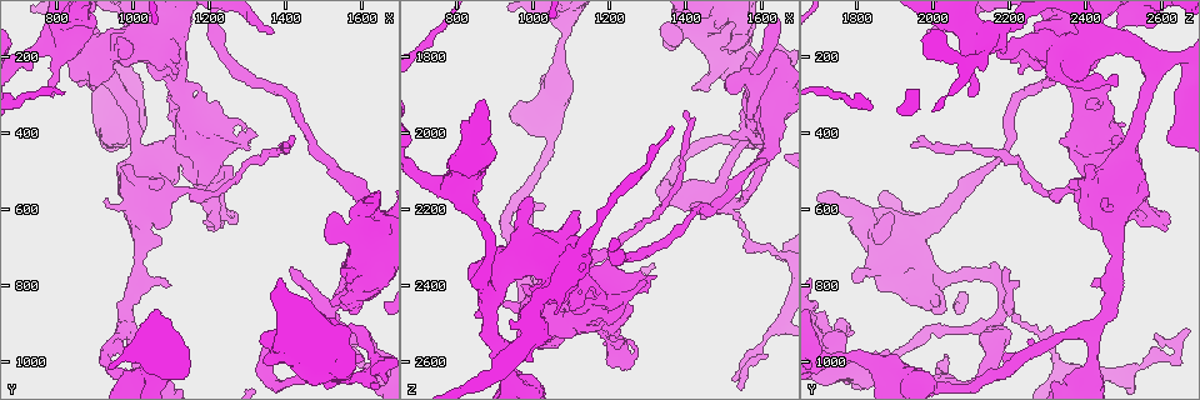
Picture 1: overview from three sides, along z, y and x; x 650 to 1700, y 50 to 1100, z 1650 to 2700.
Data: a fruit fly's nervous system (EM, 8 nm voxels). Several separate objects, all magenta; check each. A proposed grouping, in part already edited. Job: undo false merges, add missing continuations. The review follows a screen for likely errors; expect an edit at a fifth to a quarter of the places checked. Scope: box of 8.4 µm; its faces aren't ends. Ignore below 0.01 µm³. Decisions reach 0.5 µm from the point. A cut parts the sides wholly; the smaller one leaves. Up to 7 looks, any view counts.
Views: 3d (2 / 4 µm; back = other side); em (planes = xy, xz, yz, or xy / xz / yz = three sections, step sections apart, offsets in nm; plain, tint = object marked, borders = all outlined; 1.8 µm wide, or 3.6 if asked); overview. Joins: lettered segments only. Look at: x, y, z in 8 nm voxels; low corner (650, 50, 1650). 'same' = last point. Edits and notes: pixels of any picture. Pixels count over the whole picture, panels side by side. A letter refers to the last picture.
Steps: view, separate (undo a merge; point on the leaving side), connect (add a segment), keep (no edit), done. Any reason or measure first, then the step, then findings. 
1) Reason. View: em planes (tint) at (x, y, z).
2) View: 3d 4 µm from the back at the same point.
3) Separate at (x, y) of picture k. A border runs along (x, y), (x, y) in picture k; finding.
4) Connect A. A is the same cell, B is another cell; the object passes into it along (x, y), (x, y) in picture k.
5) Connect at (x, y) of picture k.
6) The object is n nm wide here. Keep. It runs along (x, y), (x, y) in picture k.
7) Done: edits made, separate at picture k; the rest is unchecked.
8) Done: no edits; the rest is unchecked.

Sudden change in width. View: 3d 4 µm at (1375, 990, 1735).

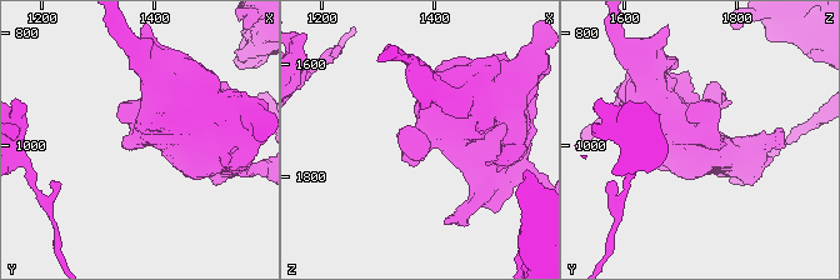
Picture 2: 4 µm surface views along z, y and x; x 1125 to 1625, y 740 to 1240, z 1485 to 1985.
View: em 3.6 µm yz step 4 (tint) at (1380, 980, 1730).

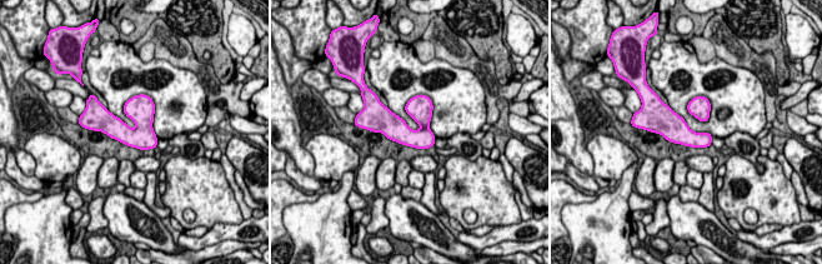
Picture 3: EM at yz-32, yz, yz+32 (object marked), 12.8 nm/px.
View: em 3.6 µm planes (borders) at the same point.

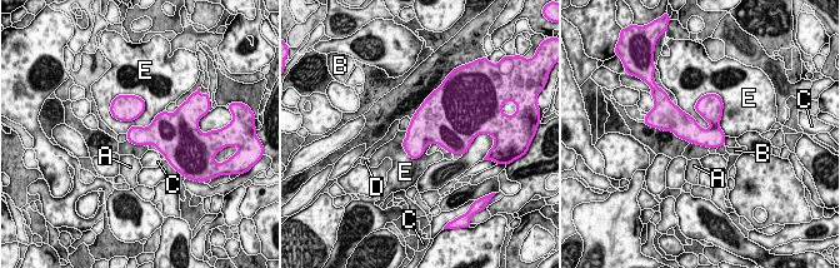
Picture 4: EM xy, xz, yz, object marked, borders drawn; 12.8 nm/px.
The object is 260 nm wide here. Keep. A, B, C, D and E are other cells; a border runs along (678, 104), (726, 135) in picture 4; continuous, no second neuron.

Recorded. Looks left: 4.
Free end. View: em planes (borders) at (1370, 130, 1990).

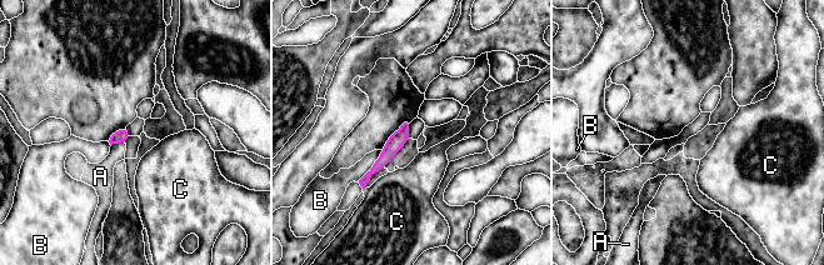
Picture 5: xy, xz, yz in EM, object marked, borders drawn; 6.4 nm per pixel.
Connect A. A is the same cell, B and C are other cells; the object passes into it along (121, 135), (118, 143), (100, 176) in picture 5; the neuron continues.

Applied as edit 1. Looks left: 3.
Redraw. View: overview.

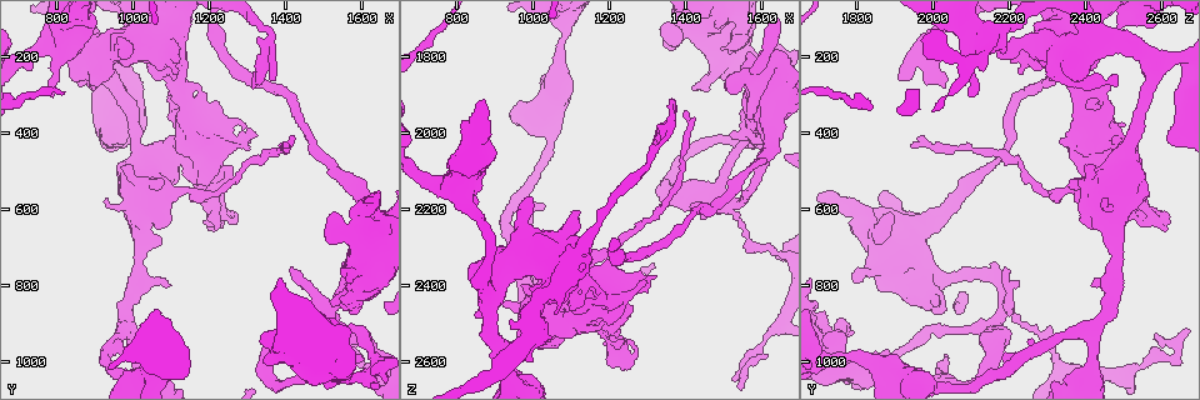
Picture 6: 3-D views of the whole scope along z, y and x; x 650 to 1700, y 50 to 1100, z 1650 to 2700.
Thick turns thin. View: em 3.6 µm yz step 16 (tint) at (1065, 560, 2425).

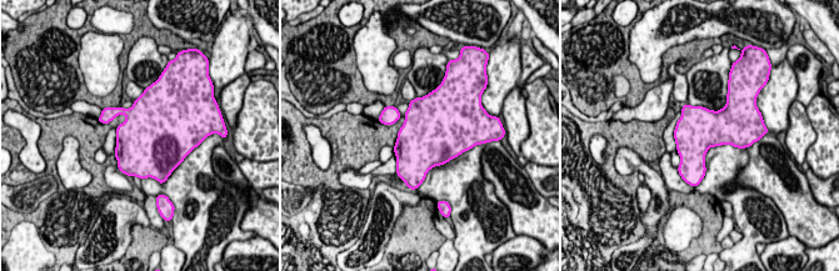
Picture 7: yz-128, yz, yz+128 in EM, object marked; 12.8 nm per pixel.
View: em 3.6 µm planes (borders) at the same point.

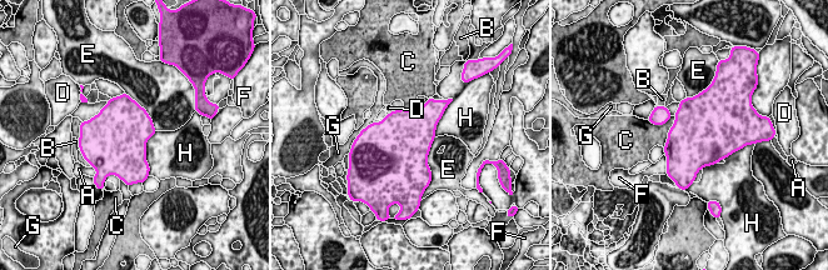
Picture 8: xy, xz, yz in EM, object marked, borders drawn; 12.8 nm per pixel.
Keep. A, B, C, D, E, F, G and H are other cells; a border runs along (156, 131), (146, 143), (148, 171) in picture 8; one neuron here.

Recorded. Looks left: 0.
Done: edits made, connect at picture 5; the rest is unchecked.

